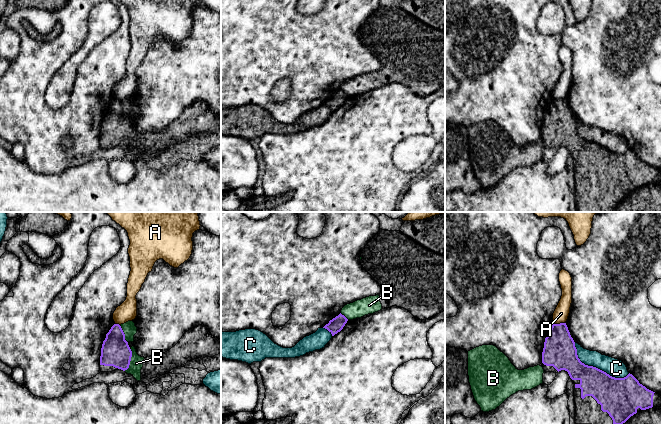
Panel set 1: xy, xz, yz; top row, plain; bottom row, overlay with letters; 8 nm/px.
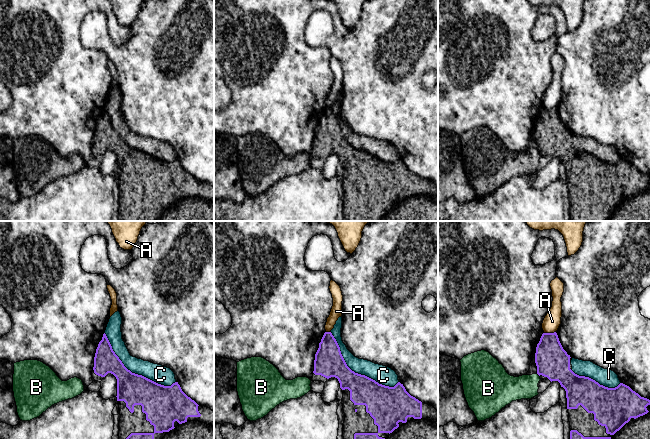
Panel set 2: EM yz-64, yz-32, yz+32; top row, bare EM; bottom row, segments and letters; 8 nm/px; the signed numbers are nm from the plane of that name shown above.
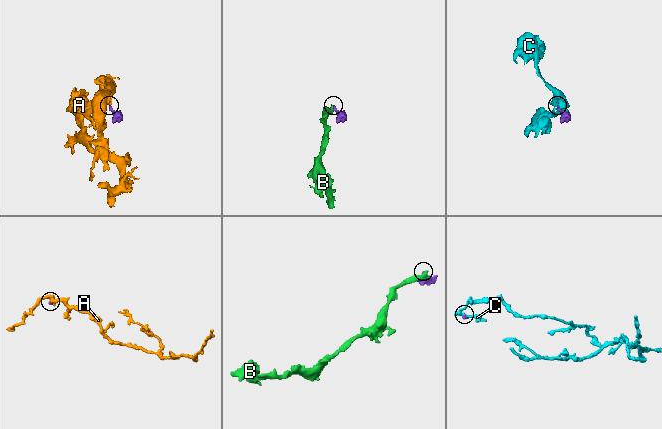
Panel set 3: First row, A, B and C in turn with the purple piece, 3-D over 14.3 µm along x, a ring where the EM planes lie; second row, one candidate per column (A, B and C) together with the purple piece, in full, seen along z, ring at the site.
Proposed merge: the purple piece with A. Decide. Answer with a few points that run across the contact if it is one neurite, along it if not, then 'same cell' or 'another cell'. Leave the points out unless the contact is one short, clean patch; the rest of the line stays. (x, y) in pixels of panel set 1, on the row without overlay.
line yz (565, 98), (554, 100); another cell

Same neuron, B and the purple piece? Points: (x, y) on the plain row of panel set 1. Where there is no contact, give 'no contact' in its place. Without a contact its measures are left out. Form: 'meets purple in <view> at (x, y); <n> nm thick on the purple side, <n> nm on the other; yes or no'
meets purple in xy at (130, 136); 240 nm thick on the purple side, 110 nm on the other; no

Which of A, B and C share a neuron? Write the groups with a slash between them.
A / B / C

